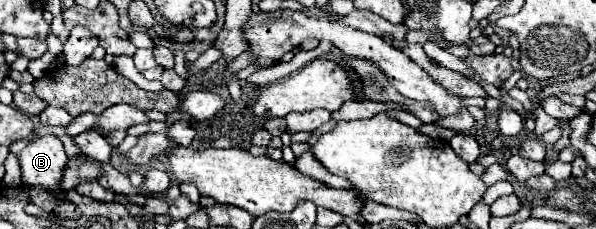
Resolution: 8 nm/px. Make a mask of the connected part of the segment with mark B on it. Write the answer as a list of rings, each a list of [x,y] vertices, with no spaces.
[[[45,134],[29,142],[19,154],[23,184],[43,186],[45,190],[59,190],[59,180],[67,164],[67,154],[57,136]]]

